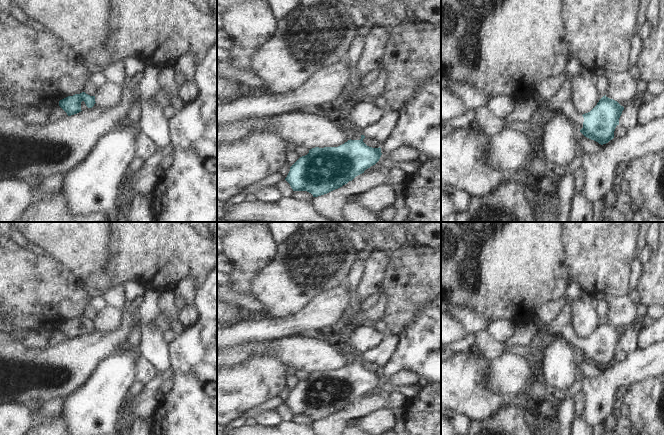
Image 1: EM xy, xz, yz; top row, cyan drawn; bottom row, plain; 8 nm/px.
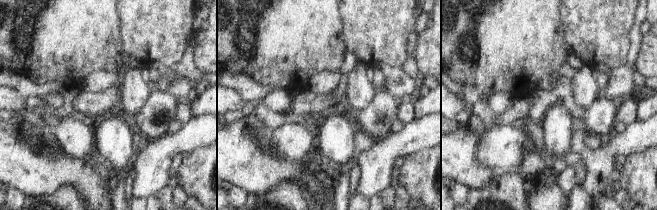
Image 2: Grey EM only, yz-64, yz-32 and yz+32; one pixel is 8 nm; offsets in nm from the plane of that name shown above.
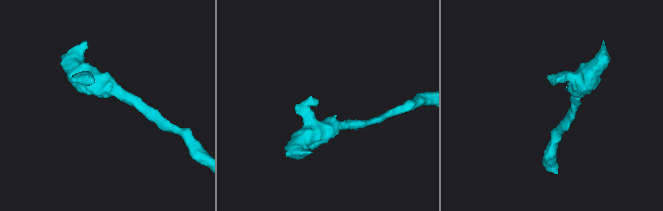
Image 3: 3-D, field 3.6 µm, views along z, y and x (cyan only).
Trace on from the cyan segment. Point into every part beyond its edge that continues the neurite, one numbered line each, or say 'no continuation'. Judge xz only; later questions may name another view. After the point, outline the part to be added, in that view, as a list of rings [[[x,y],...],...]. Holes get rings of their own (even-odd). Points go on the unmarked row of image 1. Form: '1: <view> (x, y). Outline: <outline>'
1: xz (356, 359). Outline: [[[357,354],[351,357],[351,364],[360,364],[363,359],[361,354]]]

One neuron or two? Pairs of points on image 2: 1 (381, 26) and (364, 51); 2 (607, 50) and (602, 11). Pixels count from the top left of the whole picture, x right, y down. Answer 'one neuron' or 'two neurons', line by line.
1: one neuron
2: one neuron

